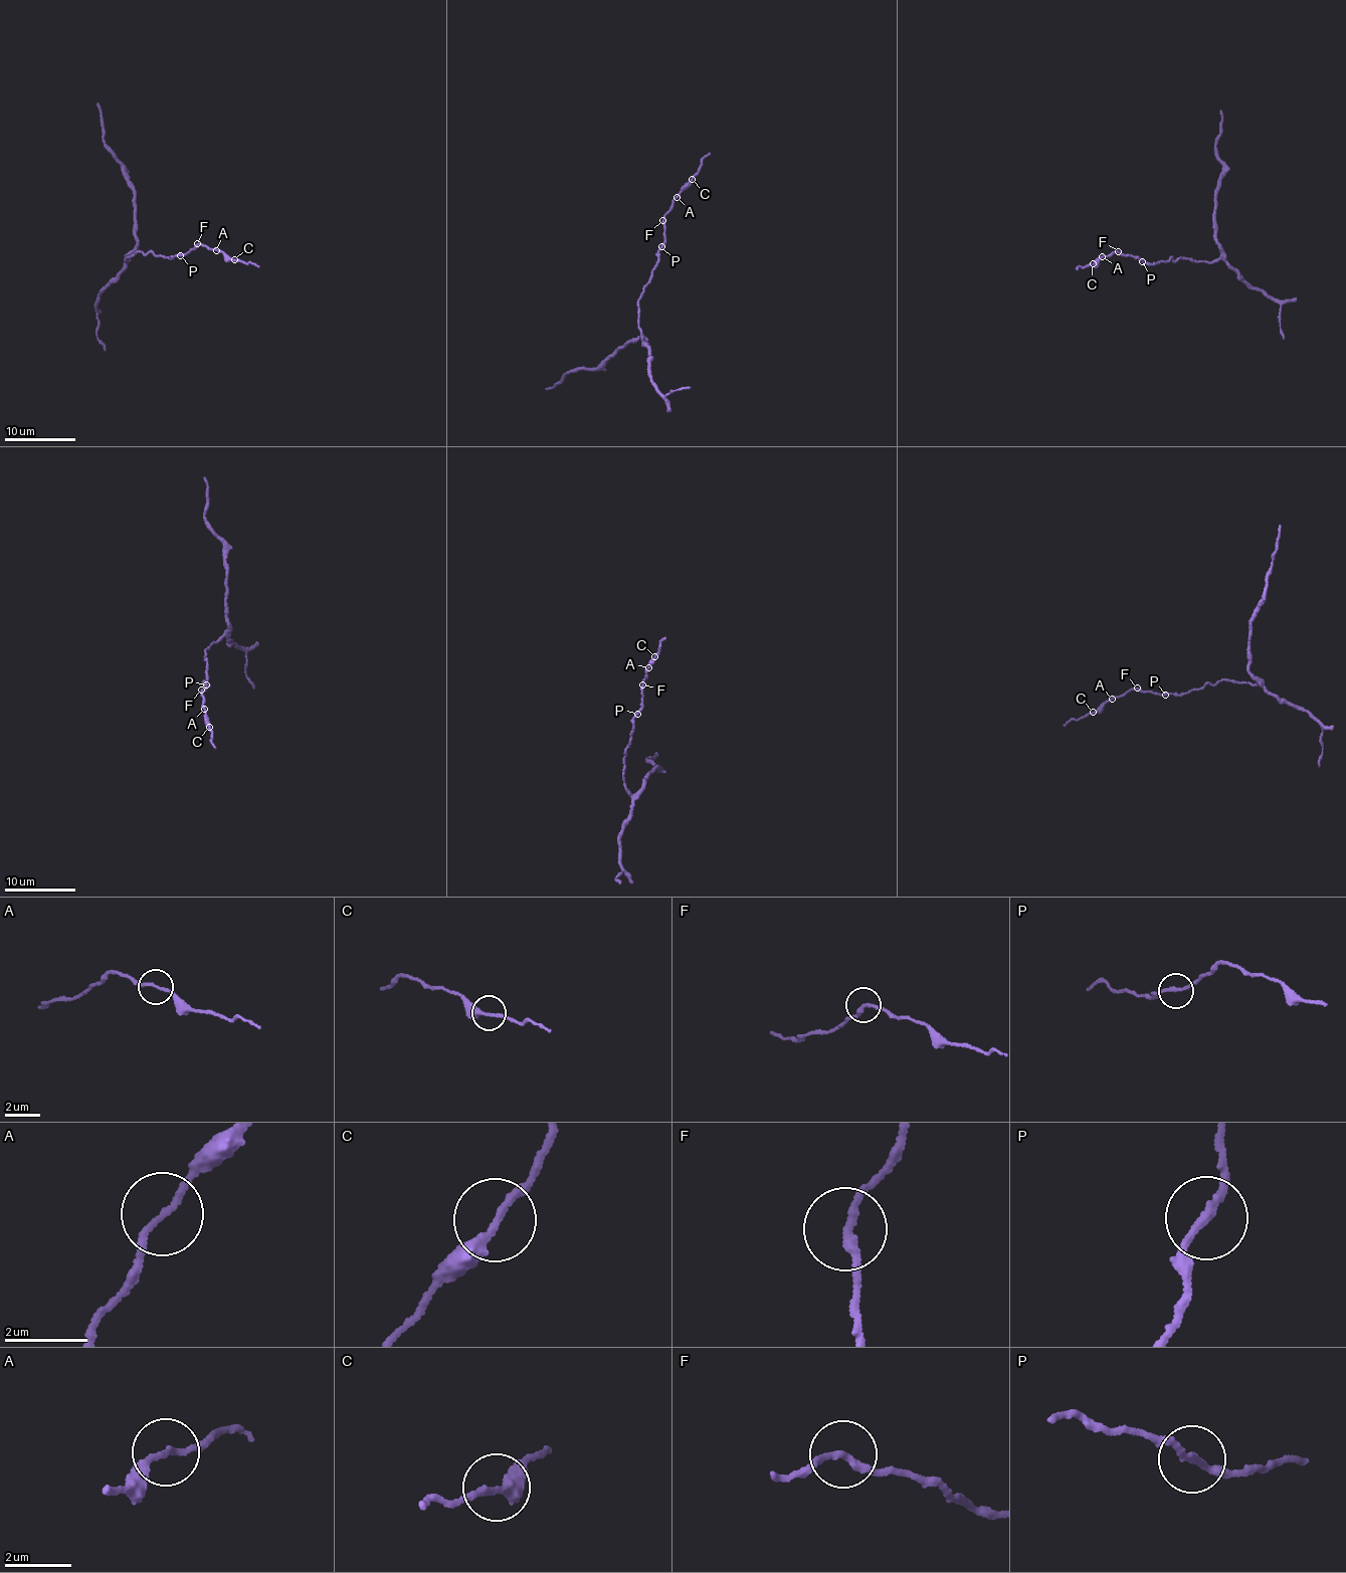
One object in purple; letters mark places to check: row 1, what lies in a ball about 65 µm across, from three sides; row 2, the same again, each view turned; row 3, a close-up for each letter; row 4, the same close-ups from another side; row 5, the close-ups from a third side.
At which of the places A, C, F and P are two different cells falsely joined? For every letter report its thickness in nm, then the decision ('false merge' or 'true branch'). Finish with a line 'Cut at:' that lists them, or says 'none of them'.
A: 150 nm thick; true branch
C: 220 nm thick; true branch
F: 200 nm thick; true branch
P: 190 nm thick; true branch
Cut at: none of them

